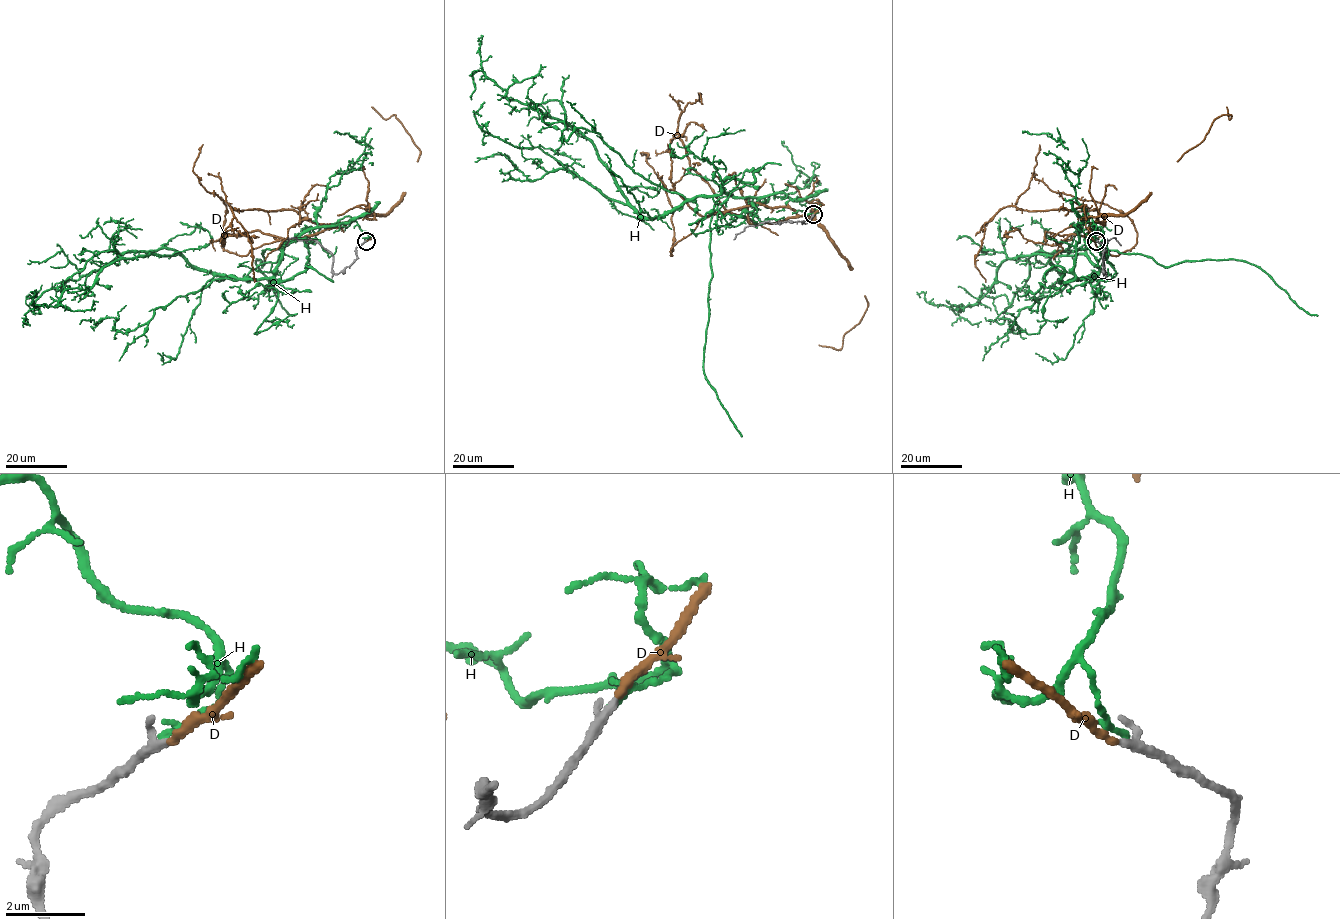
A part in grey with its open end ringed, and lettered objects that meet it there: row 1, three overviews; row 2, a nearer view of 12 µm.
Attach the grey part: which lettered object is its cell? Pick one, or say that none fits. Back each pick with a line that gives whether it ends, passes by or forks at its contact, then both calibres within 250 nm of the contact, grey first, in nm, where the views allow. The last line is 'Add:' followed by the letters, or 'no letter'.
D: it ends | 260/200 nm
Add: D

